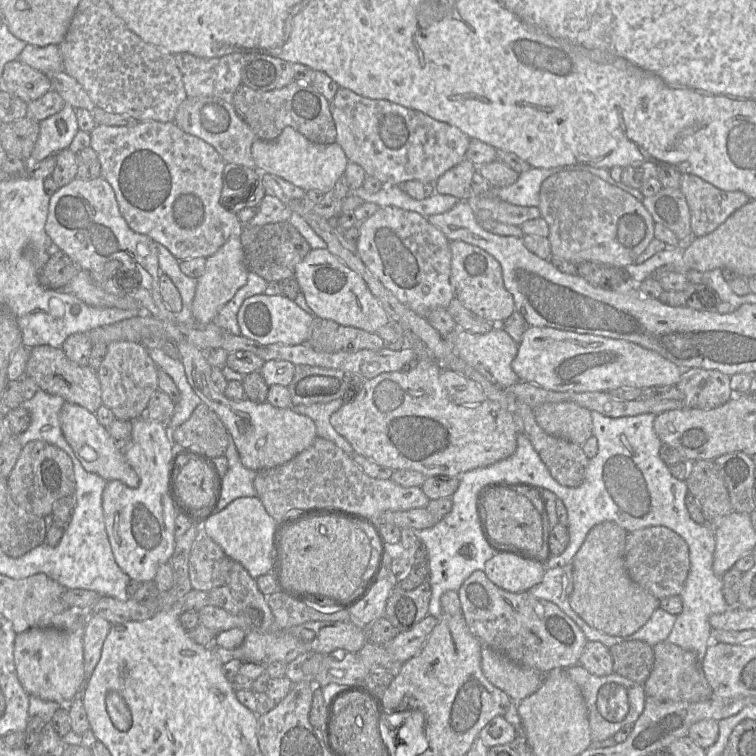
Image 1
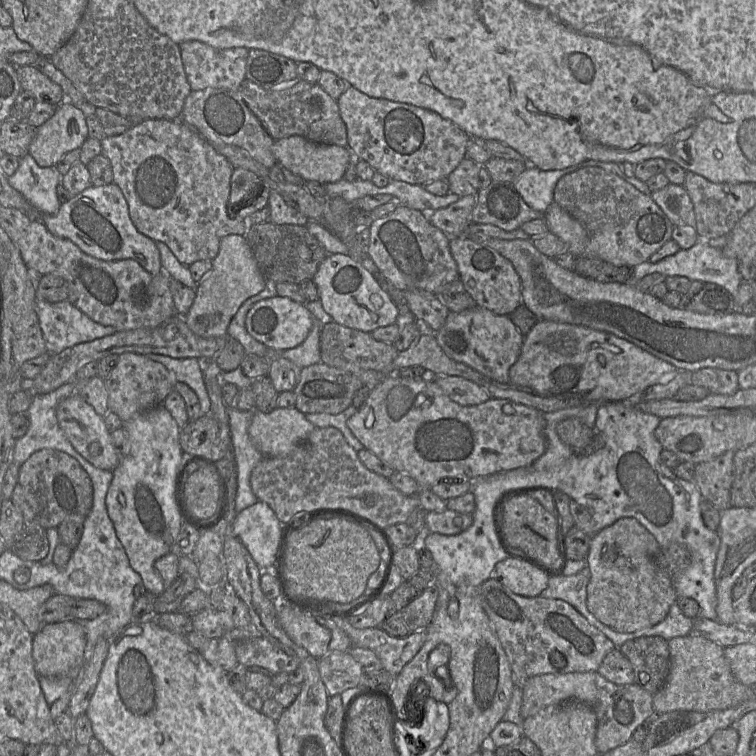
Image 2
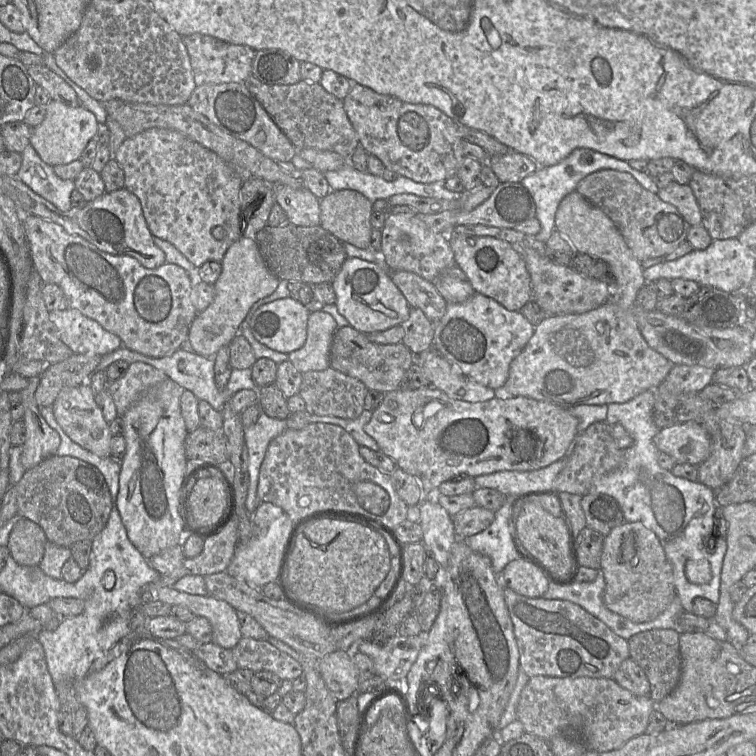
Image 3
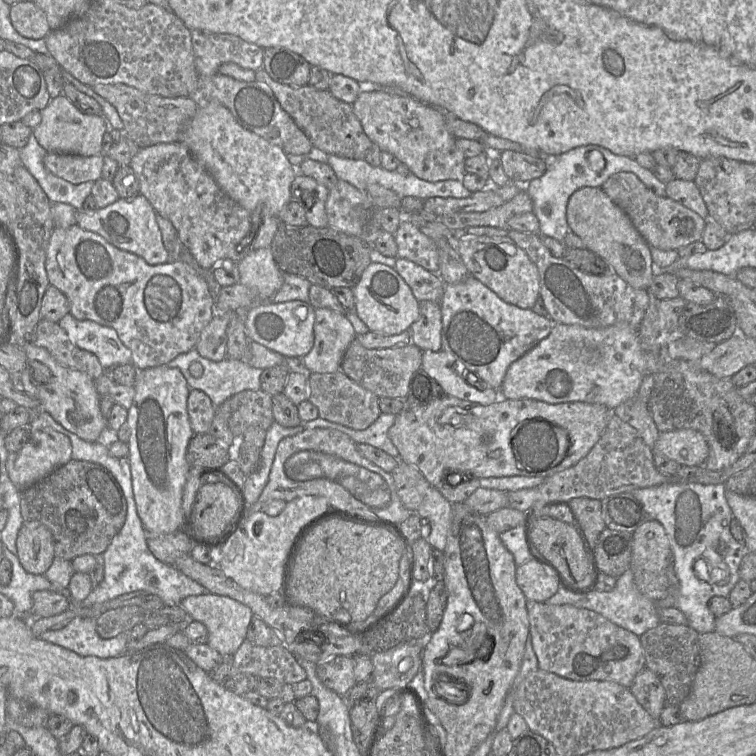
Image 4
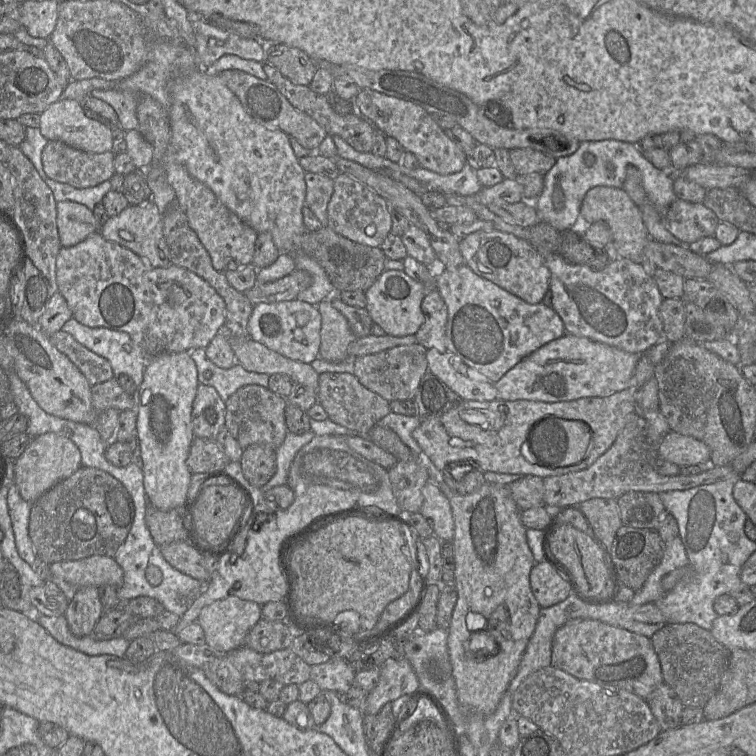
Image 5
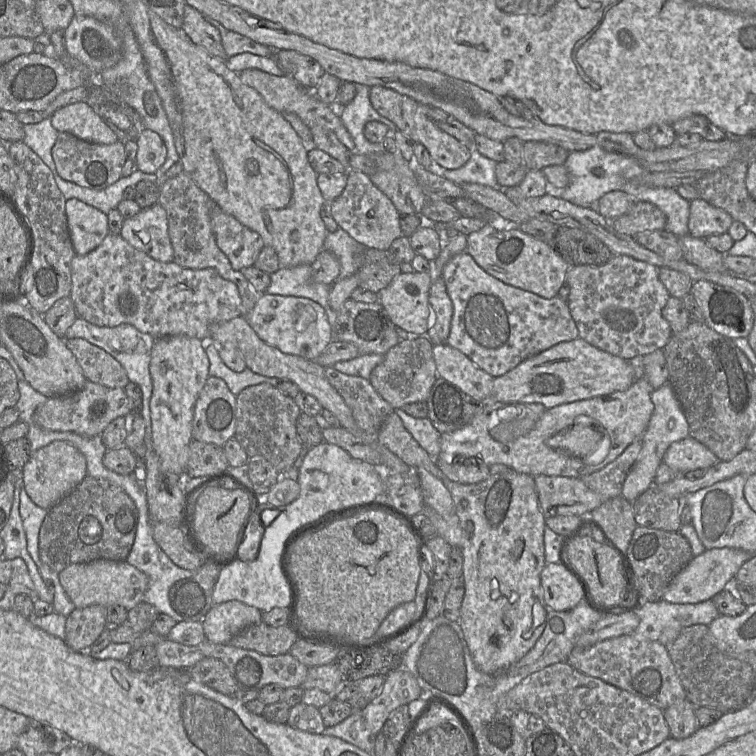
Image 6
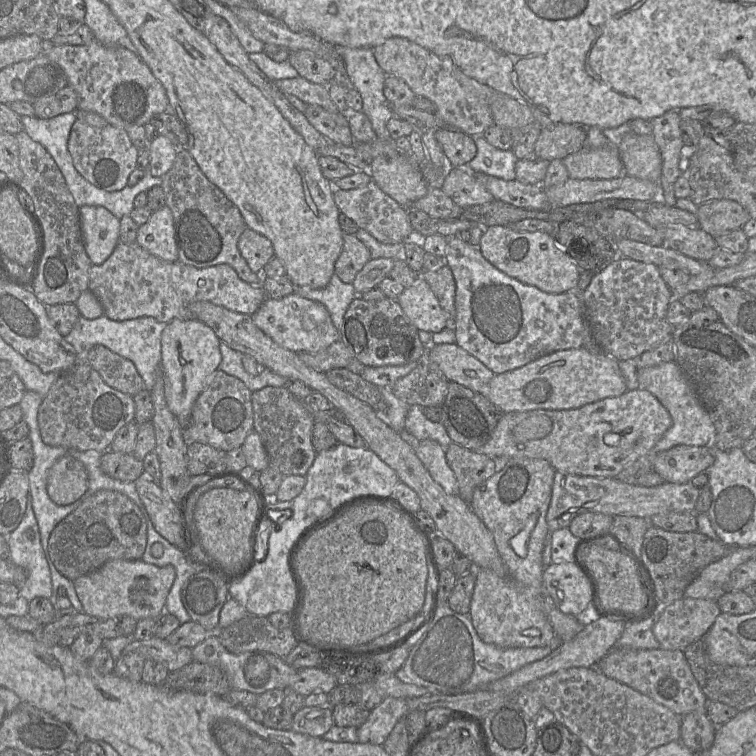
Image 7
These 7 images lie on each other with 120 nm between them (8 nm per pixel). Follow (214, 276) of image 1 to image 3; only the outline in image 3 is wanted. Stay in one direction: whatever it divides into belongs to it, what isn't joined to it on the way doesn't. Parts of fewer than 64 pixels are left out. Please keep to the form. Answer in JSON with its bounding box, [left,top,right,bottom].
[188,237,280,357]

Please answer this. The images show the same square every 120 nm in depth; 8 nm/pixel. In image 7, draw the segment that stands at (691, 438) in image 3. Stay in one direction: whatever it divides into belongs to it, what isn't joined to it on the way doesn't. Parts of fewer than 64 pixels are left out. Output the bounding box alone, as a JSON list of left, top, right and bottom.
[652,445,714,484]

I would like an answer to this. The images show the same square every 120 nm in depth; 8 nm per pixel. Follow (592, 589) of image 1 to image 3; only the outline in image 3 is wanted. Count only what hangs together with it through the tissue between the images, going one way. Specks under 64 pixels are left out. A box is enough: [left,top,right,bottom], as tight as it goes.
[600,522,676,623]

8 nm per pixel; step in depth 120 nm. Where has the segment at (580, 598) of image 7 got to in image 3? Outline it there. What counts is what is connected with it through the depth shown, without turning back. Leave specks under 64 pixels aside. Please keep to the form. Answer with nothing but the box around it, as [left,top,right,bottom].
[500,558,551,598]

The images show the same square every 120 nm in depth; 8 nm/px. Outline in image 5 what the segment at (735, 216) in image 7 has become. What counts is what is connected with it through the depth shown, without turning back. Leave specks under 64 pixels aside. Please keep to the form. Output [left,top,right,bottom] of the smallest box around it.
[664,199,720,245]

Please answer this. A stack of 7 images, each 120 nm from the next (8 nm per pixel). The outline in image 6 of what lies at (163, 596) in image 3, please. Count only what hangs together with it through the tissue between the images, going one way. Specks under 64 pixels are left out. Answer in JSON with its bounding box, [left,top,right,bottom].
[201,600,261,644]

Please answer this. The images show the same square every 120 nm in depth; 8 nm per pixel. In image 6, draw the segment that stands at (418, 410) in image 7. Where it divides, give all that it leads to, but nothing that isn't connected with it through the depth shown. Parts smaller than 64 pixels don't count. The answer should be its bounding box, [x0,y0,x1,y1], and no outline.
[395,410,441,457]

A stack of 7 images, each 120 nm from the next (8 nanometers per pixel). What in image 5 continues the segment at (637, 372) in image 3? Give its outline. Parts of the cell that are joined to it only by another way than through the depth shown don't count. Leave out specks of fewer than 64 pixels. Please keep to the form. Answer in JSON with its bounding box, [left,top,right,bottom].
[494,186,650,403]

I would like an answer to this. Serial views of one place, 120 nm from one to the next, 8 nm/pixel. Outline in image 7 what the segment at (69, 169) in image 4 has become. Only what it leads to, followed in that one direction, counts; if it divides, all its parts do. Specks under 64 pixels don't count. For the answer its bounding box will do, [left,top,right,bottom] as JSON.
[67,120,138,191]

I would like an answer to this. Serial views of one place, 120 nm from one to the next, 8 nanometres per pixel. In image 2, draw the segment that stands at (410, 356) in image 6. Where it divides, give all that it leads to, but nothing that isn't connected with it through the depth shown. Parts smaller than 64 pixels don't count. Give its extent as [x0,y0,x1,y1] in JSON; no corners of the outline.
[320,322,398,388]

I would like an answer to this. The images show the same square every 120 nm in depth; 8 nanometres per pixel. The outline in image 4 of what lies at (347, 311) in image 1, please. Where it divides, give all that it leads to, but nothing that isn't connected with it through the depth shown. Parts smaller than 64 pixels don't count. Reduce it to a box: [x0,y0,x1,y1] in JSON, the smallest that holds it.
[351,262,420,335]

